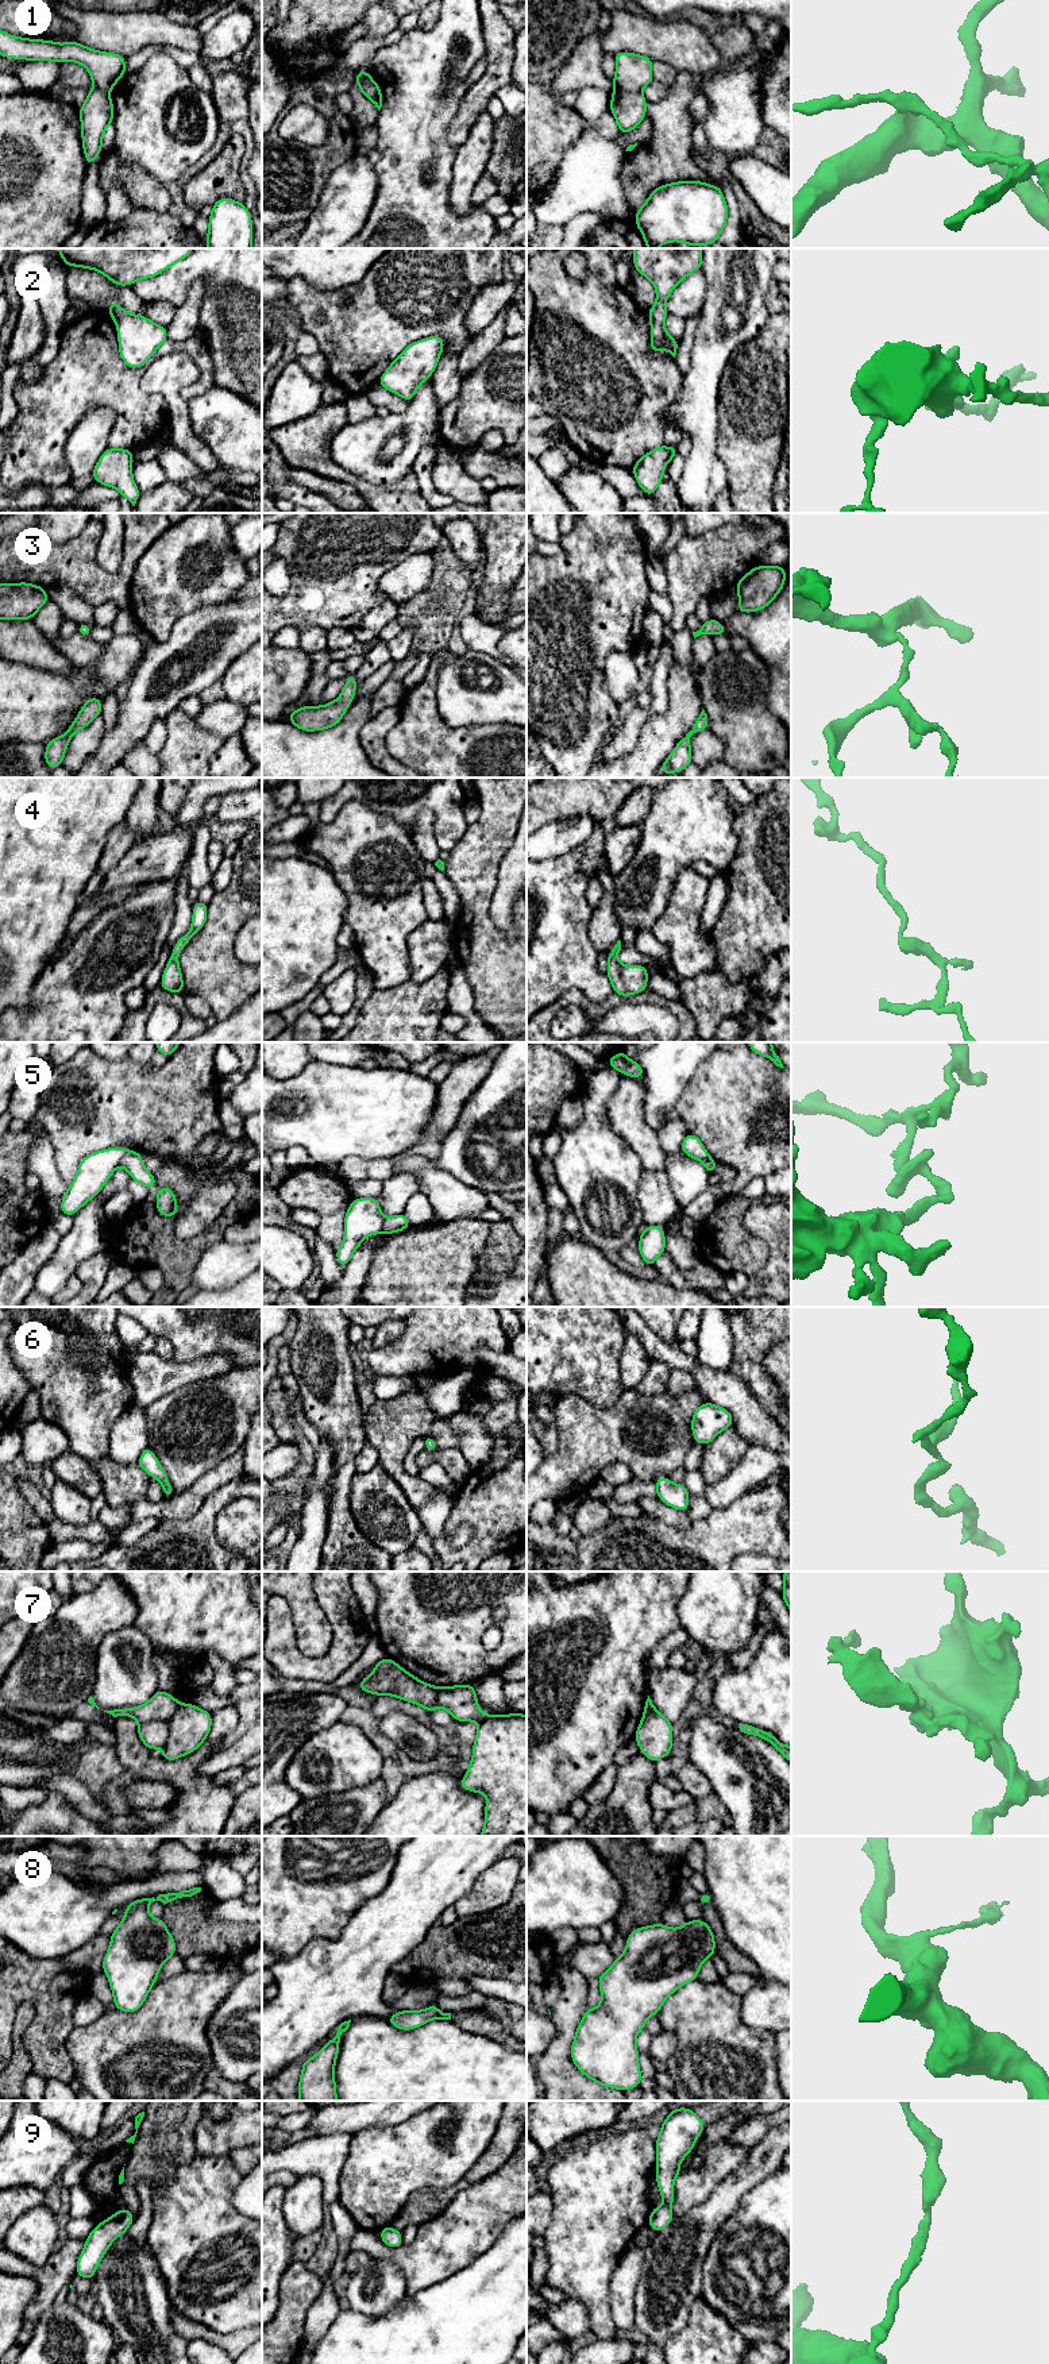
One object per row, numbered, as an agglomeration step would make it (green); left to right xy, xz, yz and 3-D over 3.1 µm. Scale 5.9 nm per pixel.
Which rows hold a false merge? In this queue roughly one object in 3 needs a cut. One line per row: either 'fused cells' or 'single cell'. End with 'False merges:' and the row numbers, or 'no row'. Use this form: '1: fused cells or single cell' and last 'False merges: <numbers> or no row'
1: fused cells
2: single cell
3: single cell
4: single cell
5: fused cells
6: single cell
7: fused cells
8: single cell
9: single cell
False merges: 1, 5, 7

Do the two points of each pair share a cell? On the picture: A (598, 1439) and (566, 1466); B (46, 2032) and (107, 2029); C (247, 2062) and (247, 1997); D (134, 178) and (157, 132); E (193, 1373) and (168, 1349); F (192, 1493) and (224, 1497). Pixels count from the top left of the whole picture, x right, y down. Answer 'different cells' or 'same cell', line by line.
A: same cell
B: different cells
C: same cell
D: different cells
E: different cells
F: different cells

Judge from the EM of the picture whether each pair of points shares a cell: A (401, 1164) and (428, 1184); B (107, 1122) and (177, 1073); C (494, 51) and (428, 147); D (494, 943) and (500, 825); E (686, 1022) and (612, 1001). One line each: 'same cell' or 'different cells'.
A: same cell
B: same cell
C: different cells
D: same cell
E: same cell

